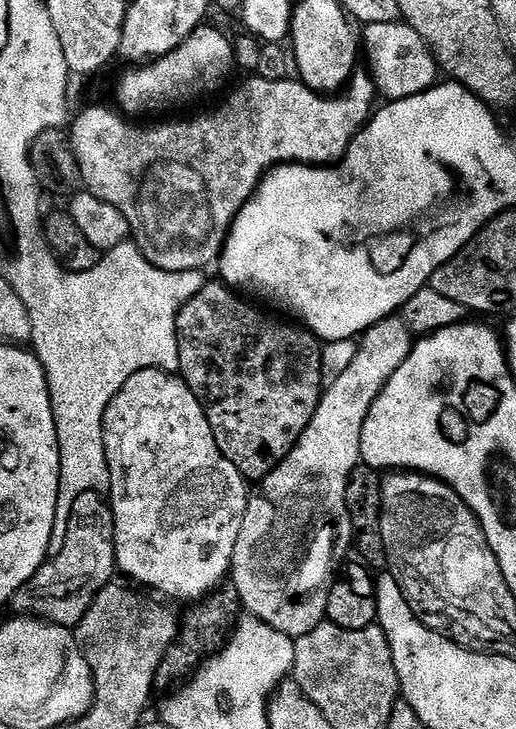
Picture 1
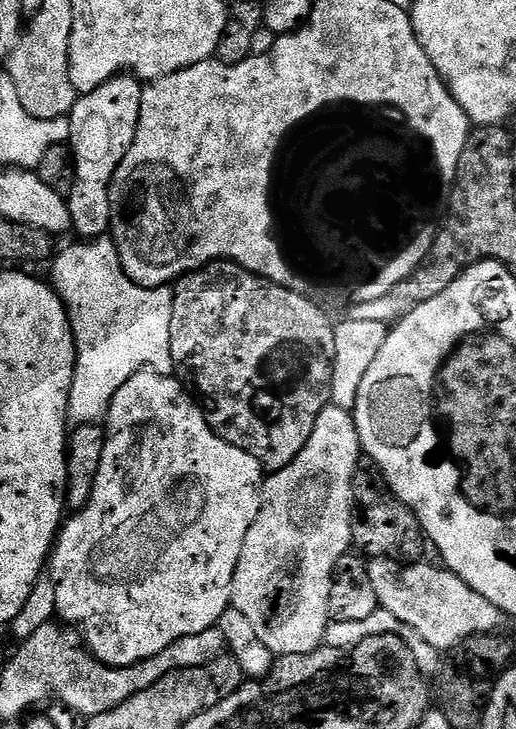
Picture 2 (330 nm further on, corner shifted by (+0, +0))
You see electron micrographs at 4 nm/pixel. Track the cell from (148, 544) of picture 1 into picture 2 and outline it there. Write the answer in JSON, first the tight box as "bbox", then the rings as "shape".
{"bbox":[50,370,266,668],"shape":[[[151,370],[134,374],[134,378],[130,378],[130,382],[126,382],[126,386],[122,386],[112,399],[106,417],[102,466],[98,466],[94,490],[90,494],[88,504],[73,515],[76,517],[72,521],[69,519],[61,527],[50,553],[50,586],[54,590],[56,616],[65,625],[78,626],[88,651],[112,668],[134,666],[146,658],[154,658],[154,654],[162,654],[162,650],[178,642],[178,638],[202,634],[202,630],[217,627],[222,614],[232,603],[234,570],[238,570],[238,558],[242,558],[242,542],[246,542],[246,534],[250,534],[250,526],[254,526],[254,518],[258,518],[260,494],[264,490],[265,479],[266,472],[261,468],[258,458],[246,454],[246,450],[238,450],[238,446],[230,446],[230,442],[214,434],[214,430],[206,422],[204,409],[175,375],[163,376]]]}

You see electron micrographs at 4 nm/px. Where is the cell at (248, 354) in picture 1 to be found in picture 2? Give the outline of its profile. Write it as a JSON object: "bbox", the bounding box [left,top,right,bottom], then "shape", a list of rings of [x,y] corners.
{"bbox":[170,260,336,473],"shape":[[[217,260],[198,269],[197,272],[188,272],[174,284],[170,350],[176,379],[194,393],[195,399],[204,409],[204,417],[214,430],[214,434],[218,434],[218,438],[230,442],[230,446],[238,446],[238,450],[246,450],[246,454],[258,458],[261,468],[269,473],[282,470],[287,464],[294,462],[296,455],[306,446],[310,434],[314,434],[314,422],[318,422],[318,414],[322,414],[322,410],[328,407],[332,398],[336,324],[314,301],[312,296],[303,296],[302,293],[290,290],[286,286],[278,286],[230,260]]]}

